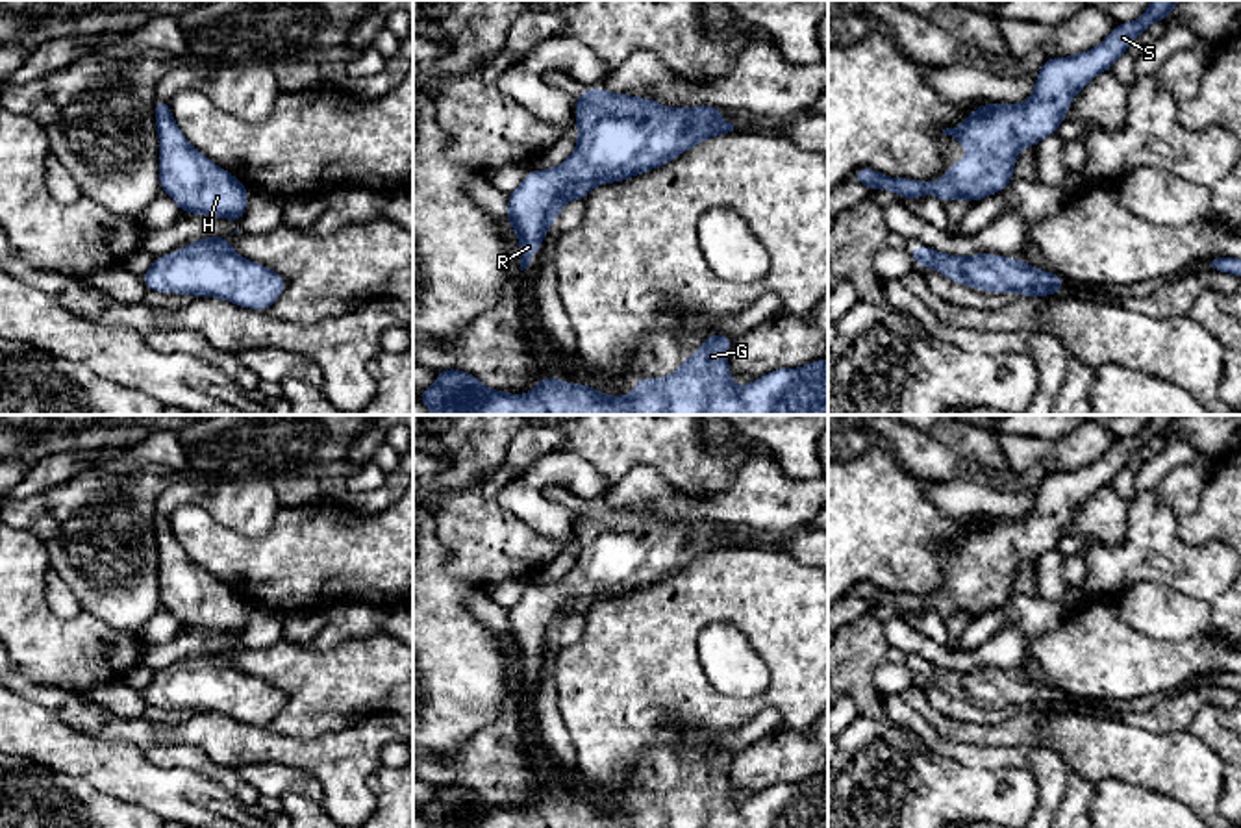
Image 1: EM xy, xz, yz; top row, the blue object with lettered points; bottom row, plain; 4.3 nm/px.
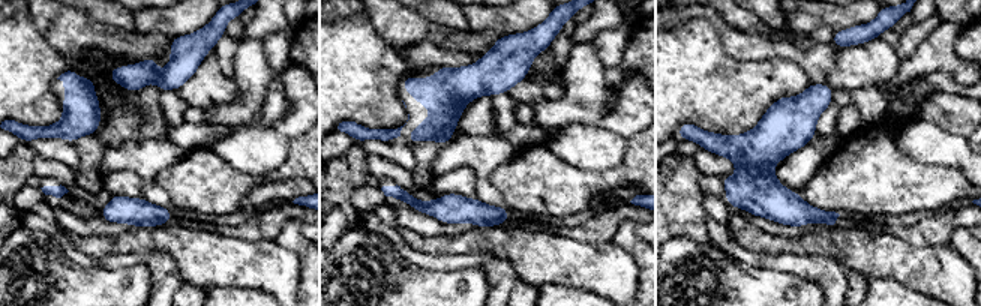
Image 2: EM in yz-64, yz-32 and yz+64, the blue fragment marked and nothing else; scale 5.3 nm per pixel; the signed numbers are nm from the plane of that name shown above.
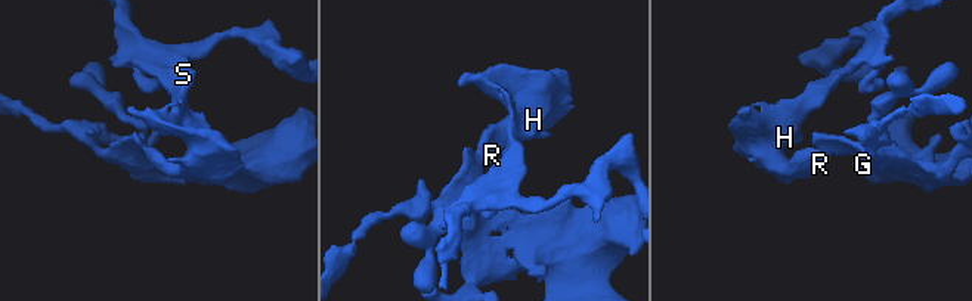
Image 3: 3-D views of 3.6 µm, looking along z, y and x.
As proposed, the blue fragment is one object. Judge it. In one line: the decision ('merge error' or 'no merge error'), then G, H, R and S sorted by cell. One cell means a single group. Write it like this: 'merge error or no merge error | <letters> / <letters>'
no merge error | G H R S

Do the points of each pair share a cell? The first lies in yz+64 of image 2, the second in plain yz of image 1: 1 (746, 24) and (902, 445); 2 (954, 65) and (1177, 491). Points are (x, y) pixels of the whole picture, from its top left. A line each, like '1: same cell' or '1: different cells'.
1: same cell
2: same cell

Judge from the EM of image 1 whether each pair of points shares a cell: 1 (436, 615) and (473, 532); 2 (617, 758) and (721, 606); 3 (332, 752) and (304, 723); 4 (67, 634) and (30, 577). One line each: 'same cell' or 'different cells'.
1: different cells
2: same cell
3: different cells
4: same cell

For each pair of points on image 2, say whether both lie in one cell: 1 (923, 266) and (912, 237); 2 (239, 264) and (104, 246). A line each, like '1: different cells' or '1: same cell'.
1: different cells
2: same cell

